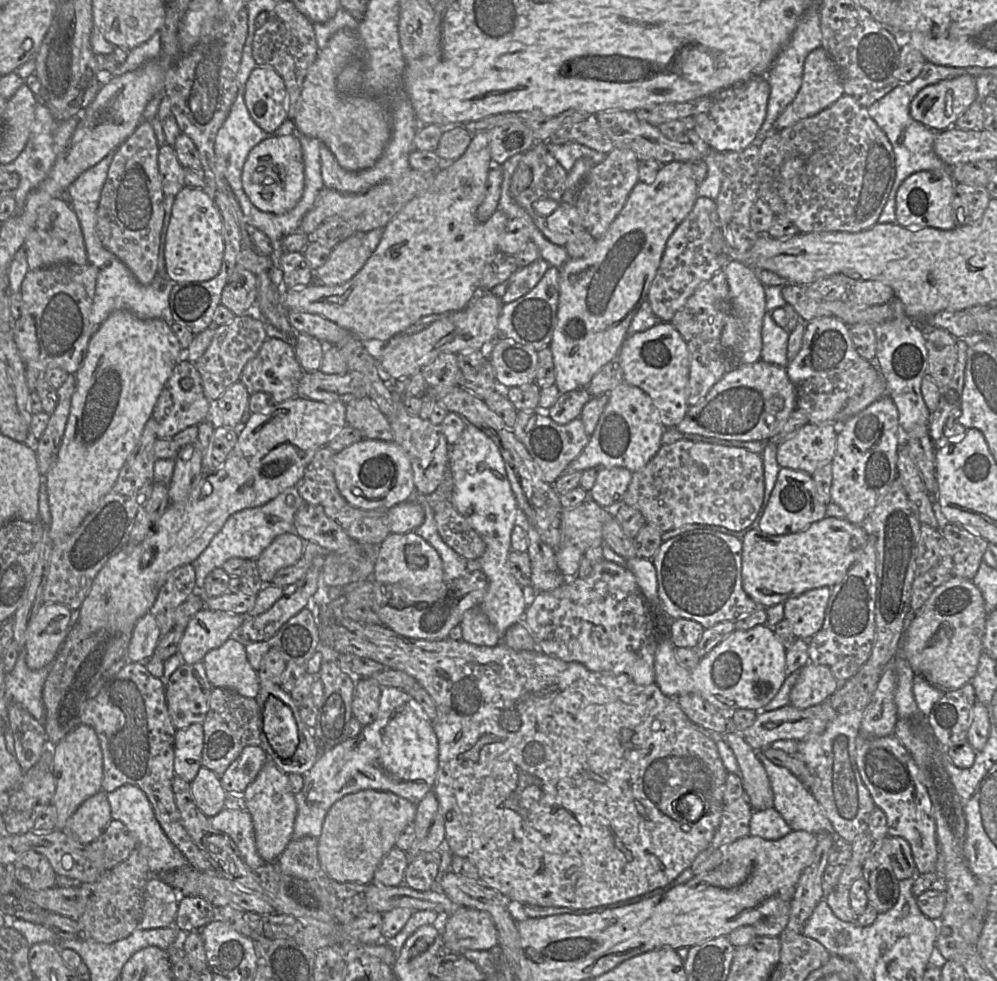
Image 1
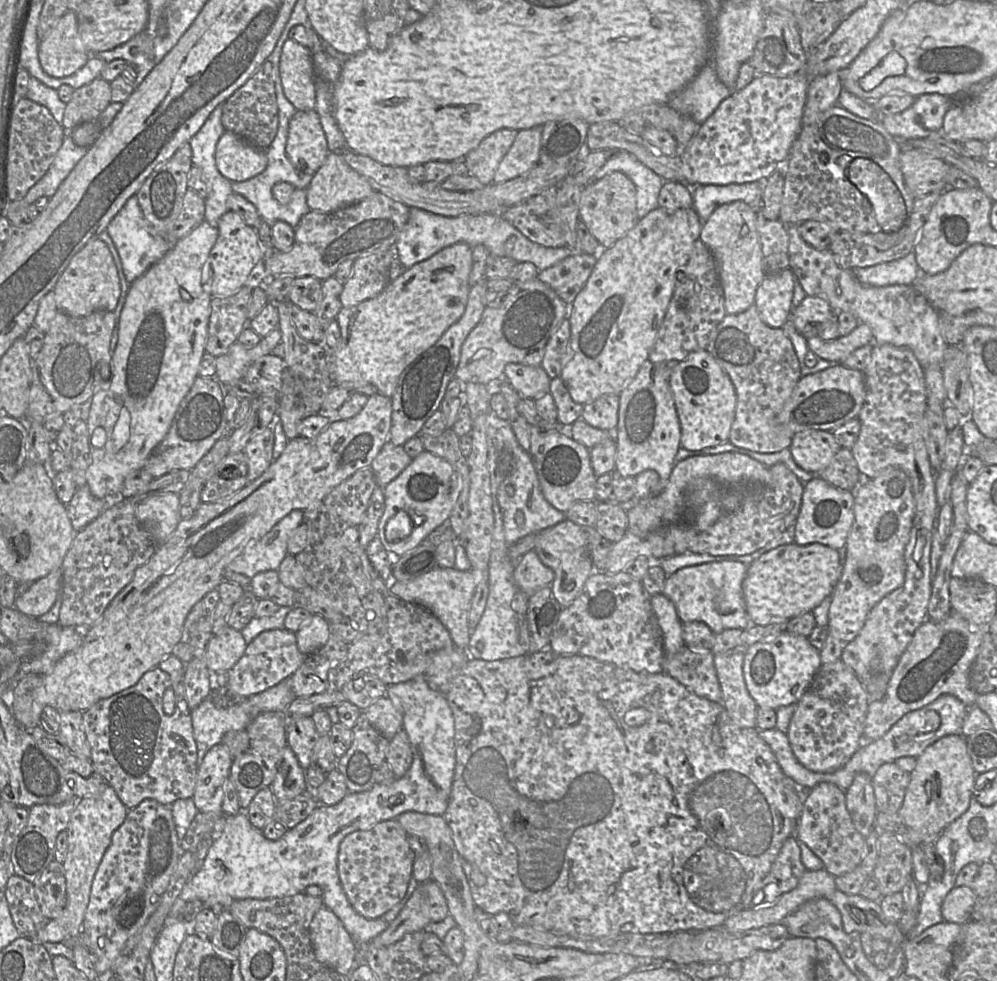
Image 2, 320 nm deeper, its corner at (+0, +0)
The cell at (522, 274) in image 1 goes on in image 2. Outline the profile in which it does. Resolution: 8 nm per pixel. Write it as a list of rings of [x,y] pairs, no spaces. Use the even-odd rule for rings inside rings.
[[[573,252],[558,264],[539,271],[537,279],[548,285],[569,306],[585,286],[597,255]]]

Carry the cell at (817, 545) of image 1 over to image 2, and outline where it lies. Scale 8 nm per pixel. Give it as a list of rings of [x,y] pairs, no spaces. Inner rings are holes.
[[[793,542],[765,552],[749,565],[743,582],[743,595],[751,624],[785,624],[794,617],[811,612],[827,596],[831,596],[841,573],[839,551],[820,543],[799,545]]]

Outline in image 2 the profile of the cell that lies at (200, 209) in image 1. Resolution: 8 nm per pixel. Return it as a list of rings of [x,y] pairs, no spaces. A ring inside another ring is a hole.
[[[228,210],[221,216],[216,227],[219,232],[218,238],[206,261],[213,271],[212,285],[209,286],[207,292],[212,297],[228,297],[247,284],[253,269],[259,263],[264,263],[269,248],[261,243],[257,231],[232,210]]]

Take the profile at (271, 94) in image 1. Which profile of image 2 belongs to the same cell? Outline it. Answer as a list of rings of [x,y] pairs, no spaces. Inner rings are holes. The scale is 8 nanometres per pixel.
[[[297,110],[289,121],[286,155],[294,168],[313,175],[330,153],[315,110]]]

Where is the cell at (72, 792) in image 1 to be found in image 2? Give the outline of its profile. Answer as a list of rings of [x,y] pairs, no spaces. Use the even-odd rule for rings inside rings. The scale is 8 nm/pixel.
[[[110,785],[100,795],[76,799],[68,827],[65,830],[69,842],[67,855],[62,863],[66,878],[66,906],[61,916],[49,921],[32,940],[41,944],[45,942],[63,943],[67,939],[81,935],[95,873],[111,843],[113,833],[125,821],[127,813],[127,807]]]

